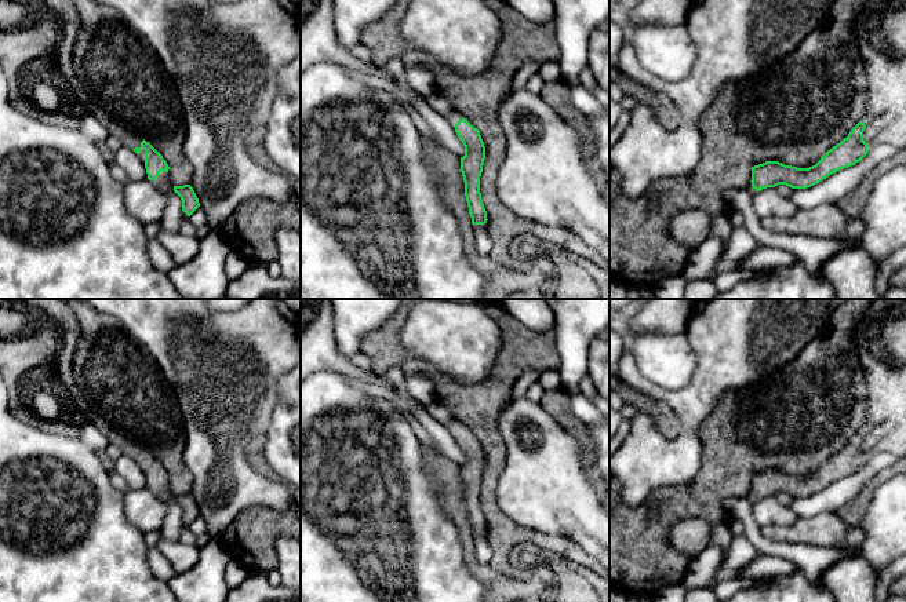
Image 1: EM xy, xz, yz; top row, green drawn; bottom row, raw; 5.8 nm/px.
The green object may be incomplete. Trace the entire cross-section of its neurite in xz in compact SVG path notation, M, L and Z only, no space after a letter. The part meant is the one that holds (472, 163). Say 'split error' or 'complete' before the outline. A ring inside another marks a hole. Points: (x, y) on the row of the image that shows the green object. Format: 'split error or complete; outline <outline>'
split error; outline M451 112L444 117L465 146L465 156L461 157L461 172L465 182L465 196L472 223L473 226L485 225L488 220L487 211L480 193L480 176L485 160L485 146L480 131L461 113Z

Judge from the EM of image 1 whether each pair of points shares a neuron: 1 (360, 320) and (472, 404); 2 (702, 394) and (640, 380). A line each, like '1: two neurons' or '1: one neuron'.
1: two neurons
2: one neuron

